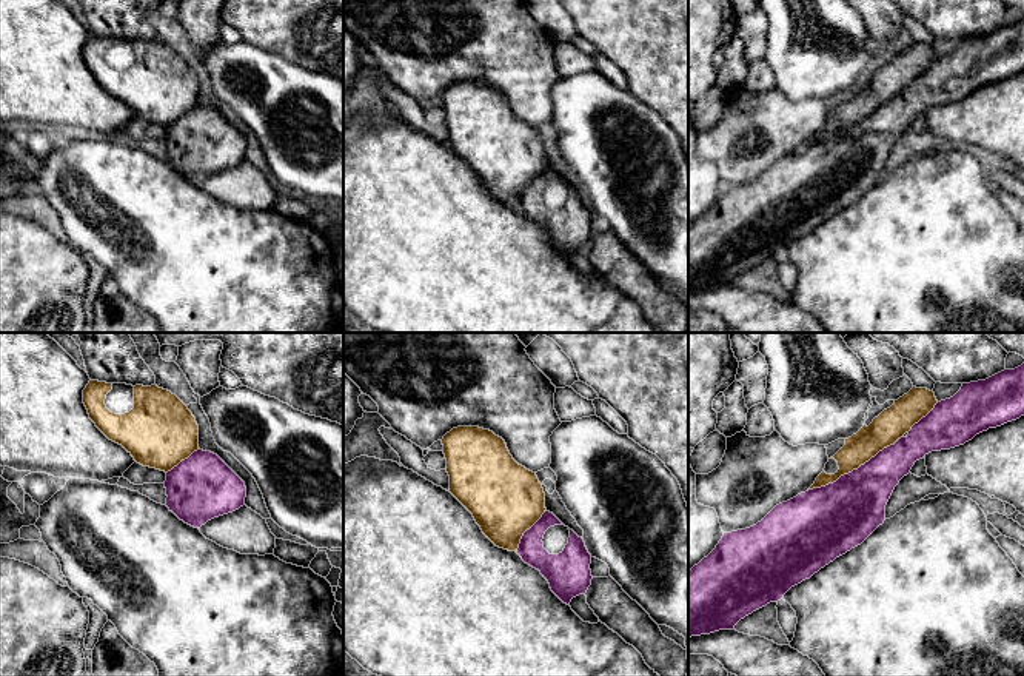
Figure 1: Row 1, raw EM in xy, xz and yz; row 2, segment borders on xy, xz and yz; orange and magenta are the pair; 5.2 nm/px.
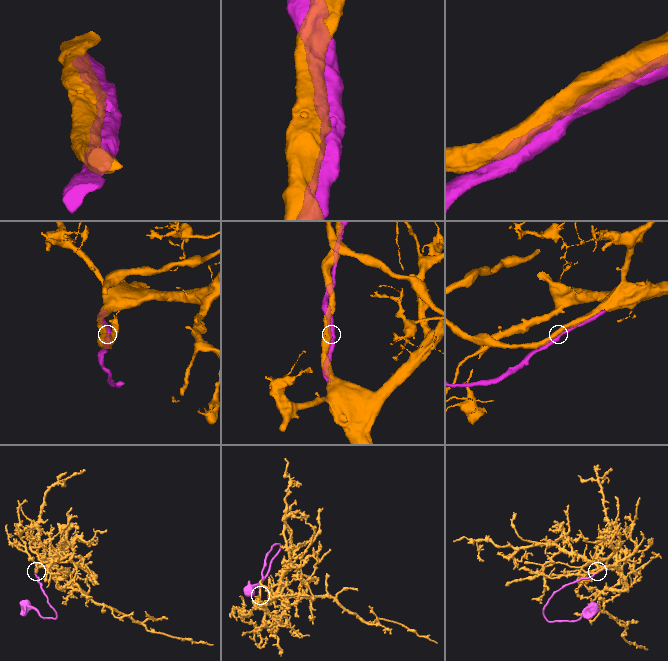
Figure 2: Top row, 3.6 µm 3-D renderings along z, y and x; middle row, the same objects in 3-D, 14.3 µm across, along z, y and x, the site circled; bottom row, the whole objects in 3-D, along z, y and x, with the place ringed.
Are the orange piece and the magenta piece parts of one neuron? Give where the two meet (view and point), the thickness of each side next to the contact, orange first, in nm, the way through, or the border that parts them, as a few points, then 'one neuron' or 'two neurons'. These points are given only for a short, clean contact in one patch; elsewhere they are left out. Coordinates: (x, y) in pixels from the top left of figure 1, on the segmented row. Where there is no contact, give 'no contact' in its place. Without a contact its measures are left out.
contact yz (849, 471); calibres 160 and 360 nm; one neuron

